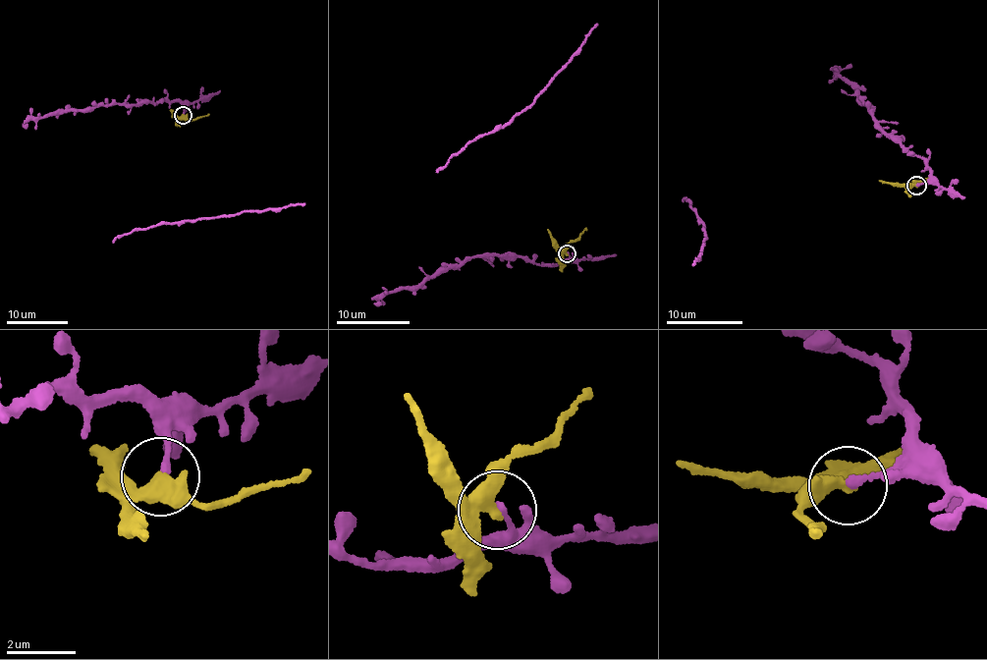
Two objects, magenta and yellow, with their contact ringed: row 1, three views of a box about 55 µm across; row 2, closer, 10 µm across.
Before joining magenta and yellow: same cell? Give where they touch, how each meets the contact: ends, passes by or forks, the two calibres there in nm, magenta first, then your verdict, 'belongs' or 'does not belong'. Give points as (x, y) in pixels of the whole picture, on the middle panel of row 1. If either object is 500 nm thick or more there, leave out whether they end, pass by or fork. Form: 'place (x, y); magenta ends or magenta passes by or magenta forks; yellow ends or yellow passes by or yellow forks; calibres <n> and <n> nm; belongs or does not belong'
place (567, 253); magenta ends; yellow passes by; calibres 200 and 340 nm; does not belong

